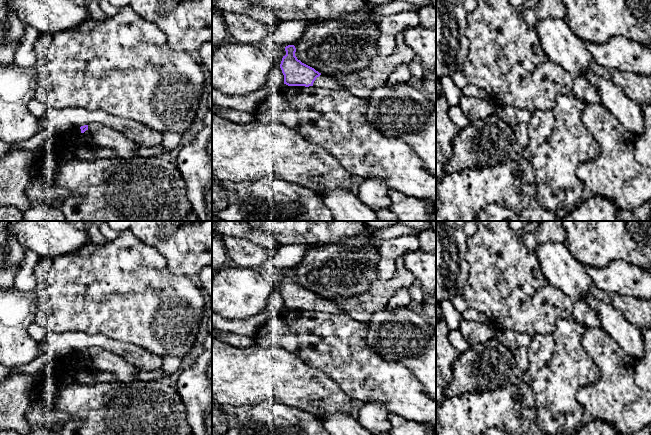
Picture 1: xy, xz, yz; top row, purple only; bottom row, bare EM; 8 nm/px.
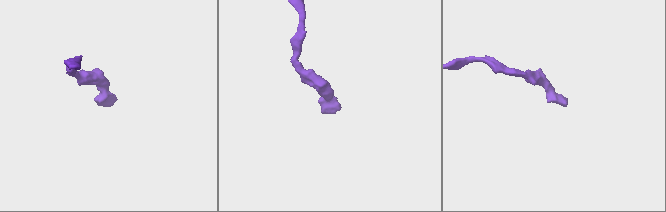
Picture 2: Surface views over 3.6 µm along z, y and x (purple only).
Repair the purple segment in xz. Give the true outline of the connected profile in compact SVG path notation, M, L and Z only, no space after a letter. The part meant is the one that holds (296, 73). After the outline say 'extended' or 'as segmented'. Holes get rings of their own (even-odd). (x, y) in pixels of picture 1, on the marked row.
M294 45L285 47L286 55L283 56L280 68L284 75L284 84L288 86L315 86L318 88L343 89L331 76L323 75L314 68L302 63L295 56Z | extended

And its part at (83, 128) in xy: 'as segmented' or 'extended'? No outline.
extended

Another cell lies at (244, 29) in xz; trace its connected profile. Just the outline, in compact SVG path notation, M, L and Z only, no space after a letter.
M222 11L227 32L237 42L260 45L270 34L269 26L247 15Z

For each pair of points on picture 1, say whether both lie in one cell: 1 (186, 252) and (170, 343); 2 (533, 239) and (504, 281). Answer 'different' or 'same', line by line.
1: different
2: different

